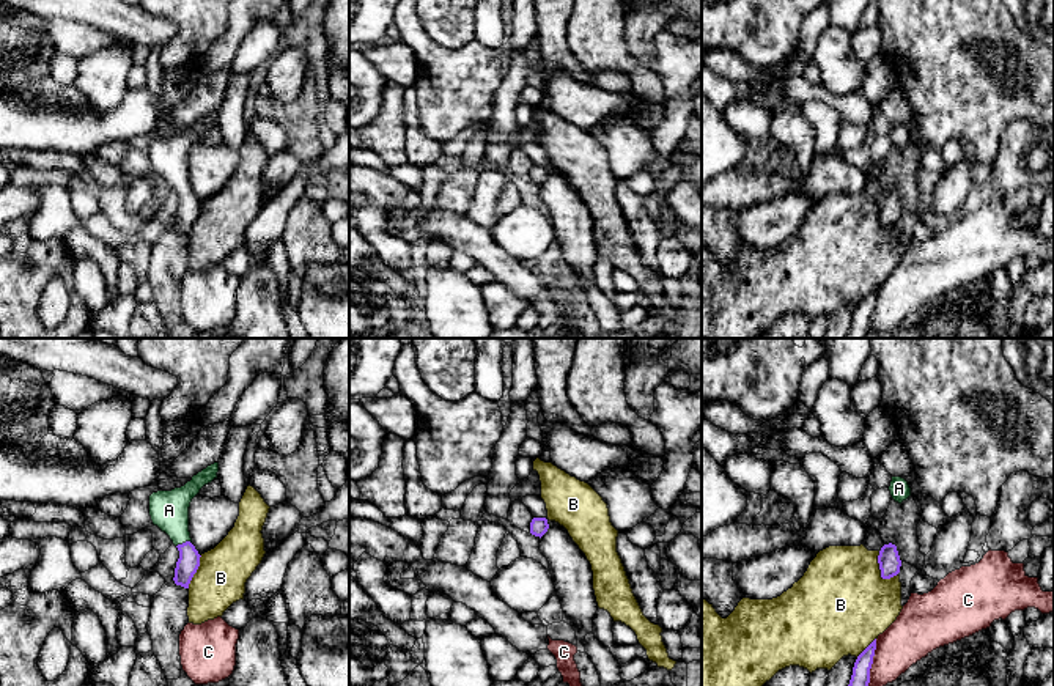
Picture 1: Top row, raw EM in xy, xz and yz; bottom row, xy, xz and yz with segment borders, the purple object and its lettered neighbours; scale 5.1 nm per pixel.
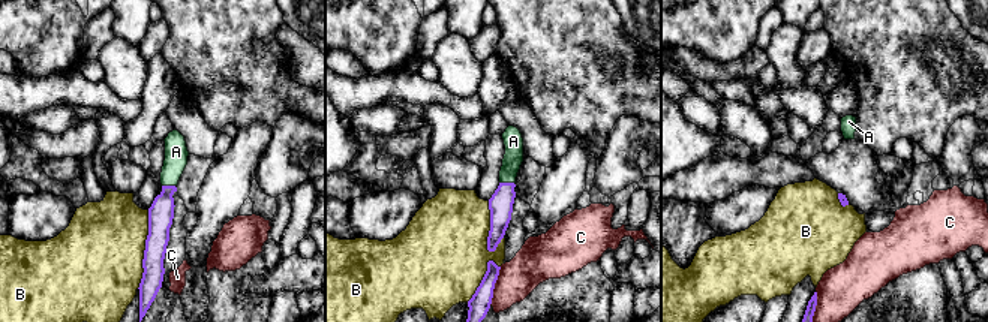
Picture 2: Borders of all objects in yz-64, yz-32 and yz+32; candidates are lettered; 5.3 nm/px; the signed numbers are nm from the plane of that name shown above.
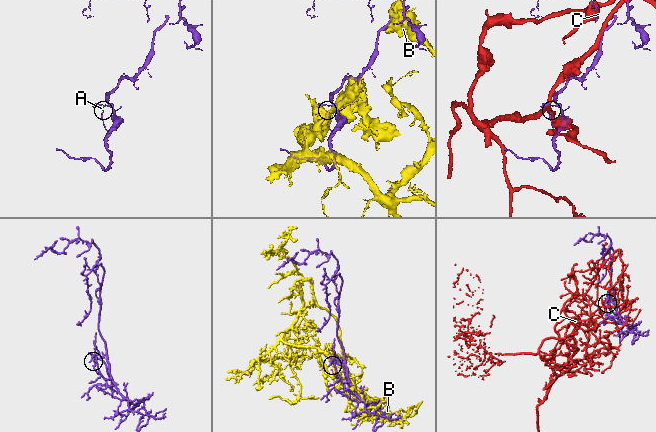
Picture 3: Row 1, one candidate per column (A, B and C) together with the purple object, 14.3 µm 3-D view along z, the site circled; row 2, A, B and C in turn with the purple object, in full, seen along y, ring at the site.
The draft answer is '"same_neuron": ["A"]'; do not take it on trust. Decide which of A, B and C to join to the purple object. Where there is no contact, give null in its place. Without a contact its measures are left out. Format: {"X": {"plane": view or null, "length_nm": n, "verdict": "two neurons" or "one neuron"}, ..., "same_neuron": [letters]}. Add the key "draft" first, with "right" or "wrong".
{"draft": "right", "A": {"plane": "xy", "length_nm": 80, "verdict": "one neuron"}, "B": {"plane": "yz", "length_nm": 160, "verdict": "two neurons"}, "C": {"plane": "yz", "length_nm": 260, "verdict": "two neurons"}, "same_neuron": ["A"]}

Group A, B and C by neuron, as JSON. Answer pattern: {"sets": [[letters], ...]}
{"sets": [["A"], ["B"], ["C"]]}

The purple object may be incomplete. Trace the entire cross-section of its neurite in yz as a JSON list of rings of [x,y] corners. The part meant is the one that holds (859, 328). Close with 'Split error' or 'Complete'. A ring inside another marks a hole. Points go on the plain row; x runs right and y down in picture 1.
[[[876,286],[857,304],[846,338],[867,338],[875,297]]]. Complete

